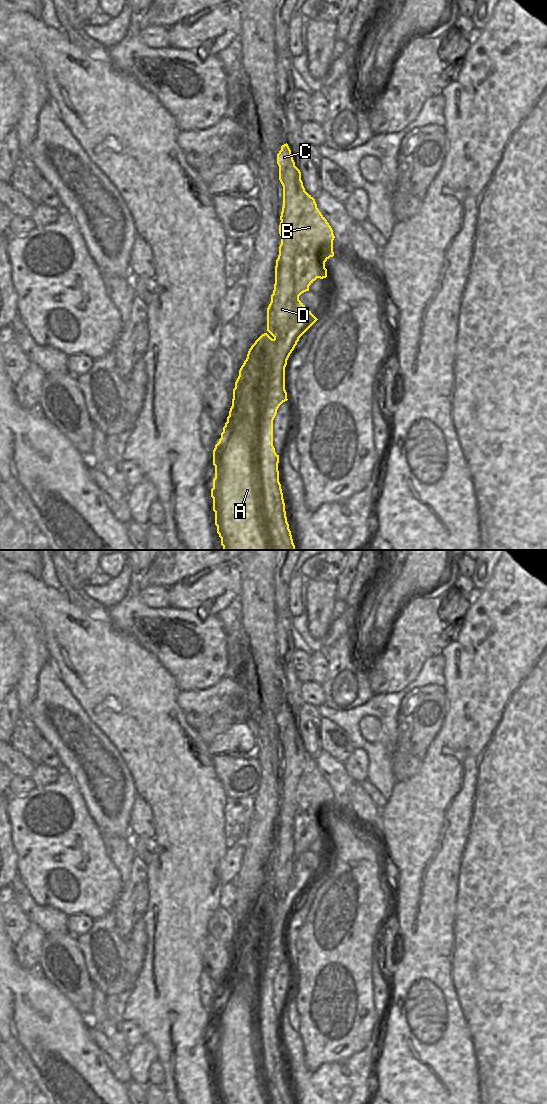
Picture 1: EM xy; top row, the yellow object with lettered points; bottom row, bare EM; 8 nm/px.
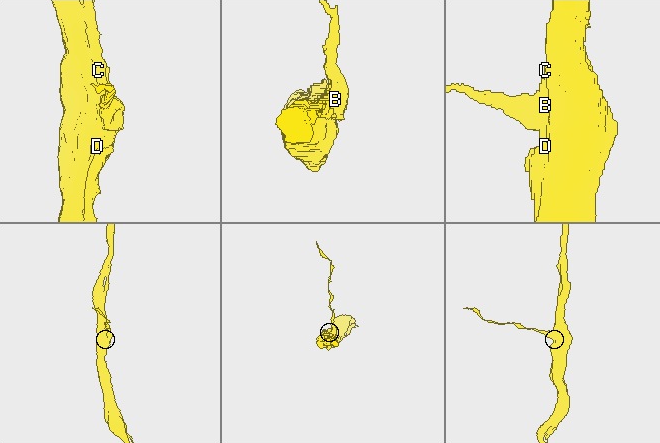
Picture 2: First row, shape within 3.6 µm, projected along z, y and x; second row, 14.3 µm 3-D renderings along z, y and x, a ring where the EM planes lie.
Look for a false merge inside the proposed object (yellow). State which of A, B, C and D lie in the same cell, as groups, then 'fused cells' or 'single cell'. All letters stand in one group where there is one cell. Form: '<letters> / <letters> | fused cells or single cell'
A C D / B | fused cells

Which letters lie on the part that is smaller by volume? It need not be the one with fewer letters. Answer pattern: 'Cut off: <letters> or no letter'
Cut off: B.

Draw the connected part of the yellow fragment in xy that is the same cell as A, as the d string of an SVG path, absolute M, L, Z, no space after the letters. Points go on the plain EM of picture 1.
M288 704L277 714L279 740L283 746L283 767L279 794L281 804L275 826L275 844L267 868L267 891L248 911L233 949L232 966L221 998L213 1010L215 1038L211 1057L215 1085L221 1104L294 1104L287 1082L279 1042L279 1015L273 1006L273 980L279 966L287 961L285 927L297 903L284 900L295 869L295 817L299 807L297 787L305 767L305 748Z

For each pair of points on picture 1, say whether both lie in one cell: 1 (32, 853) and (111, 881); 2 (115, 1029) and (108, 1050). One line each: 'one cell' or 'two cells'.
1: one cell
2: two cells

